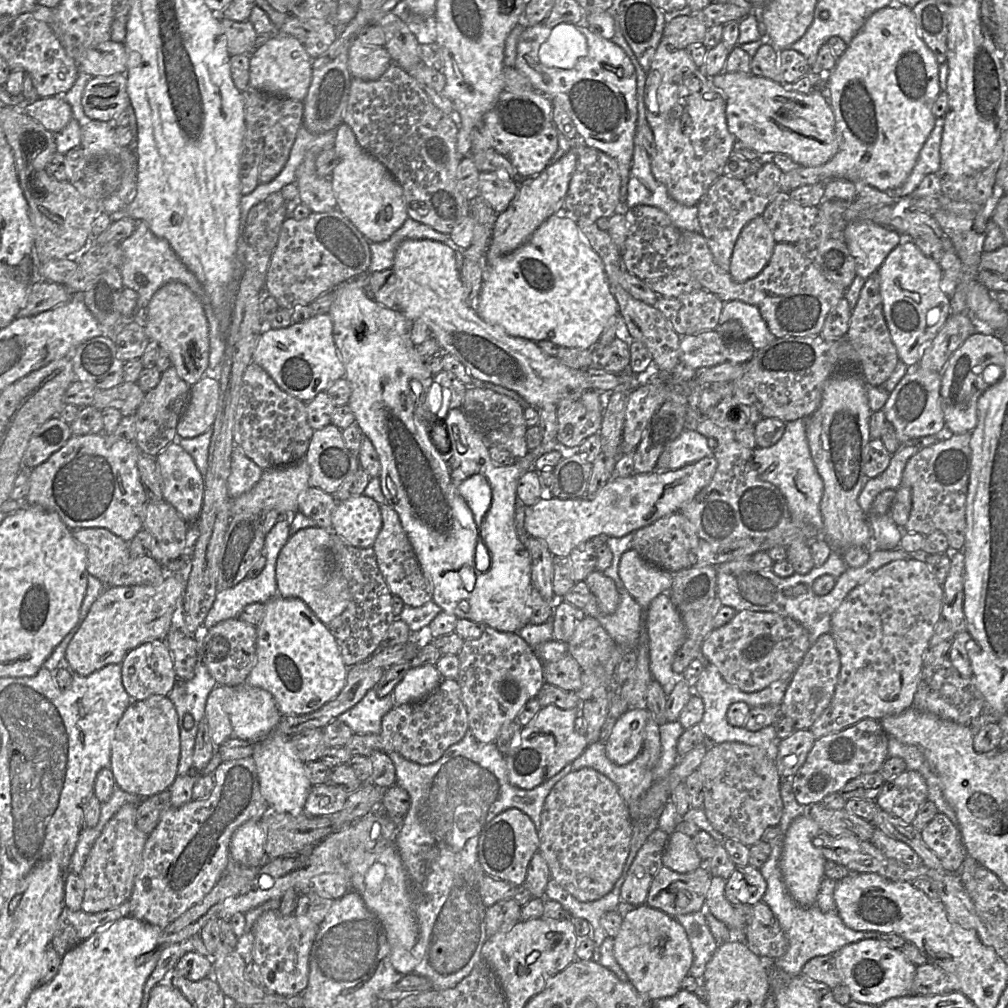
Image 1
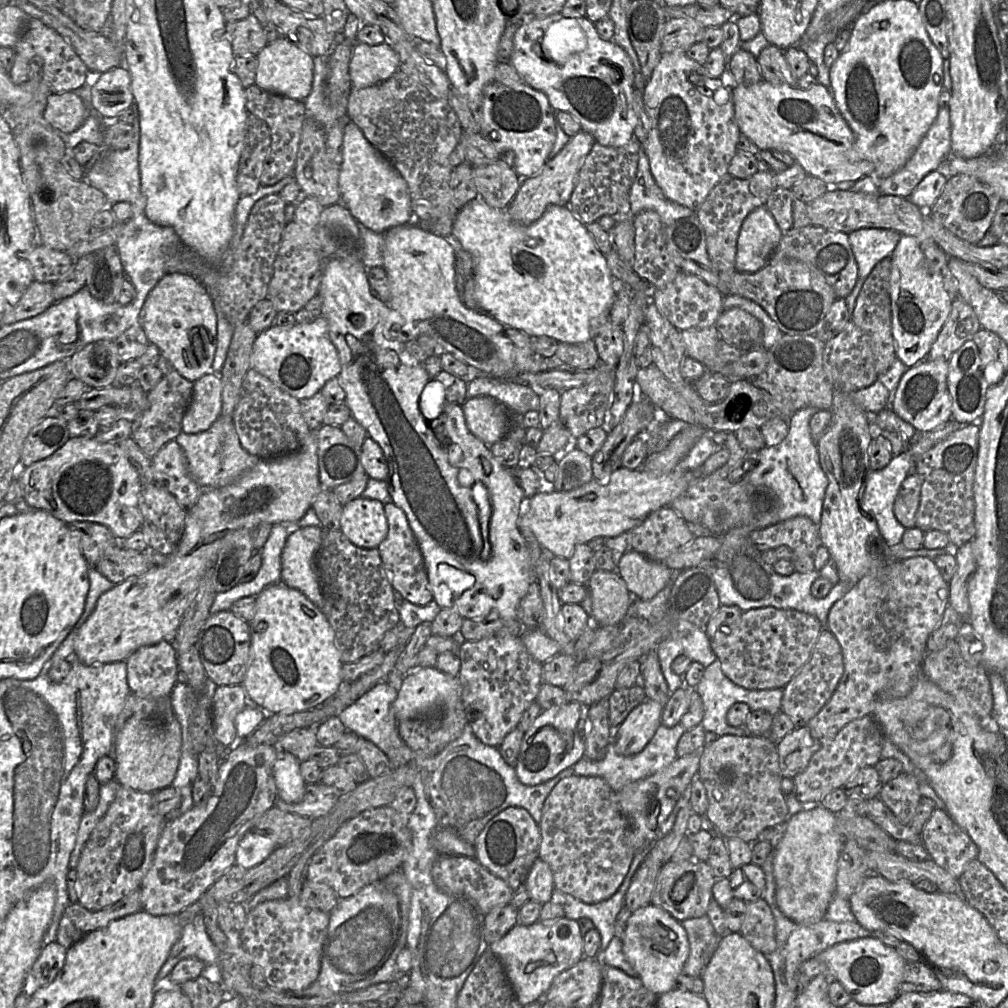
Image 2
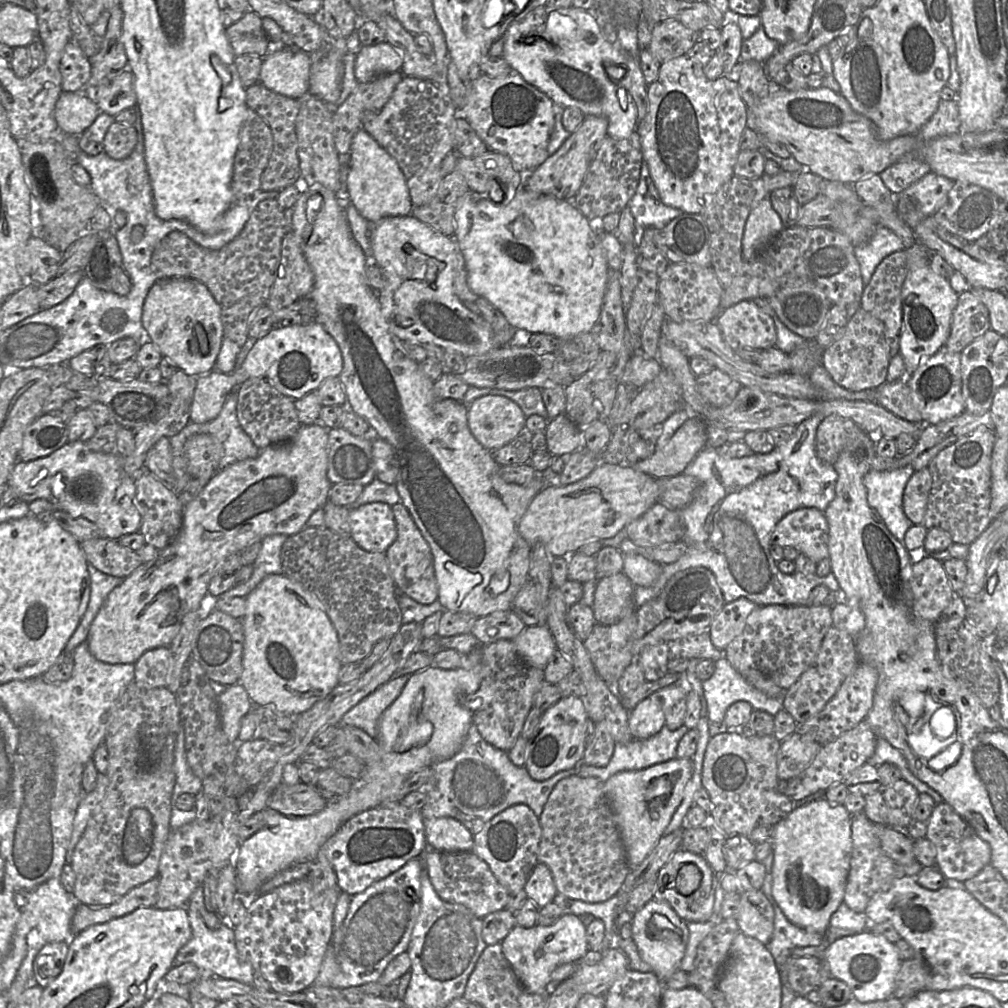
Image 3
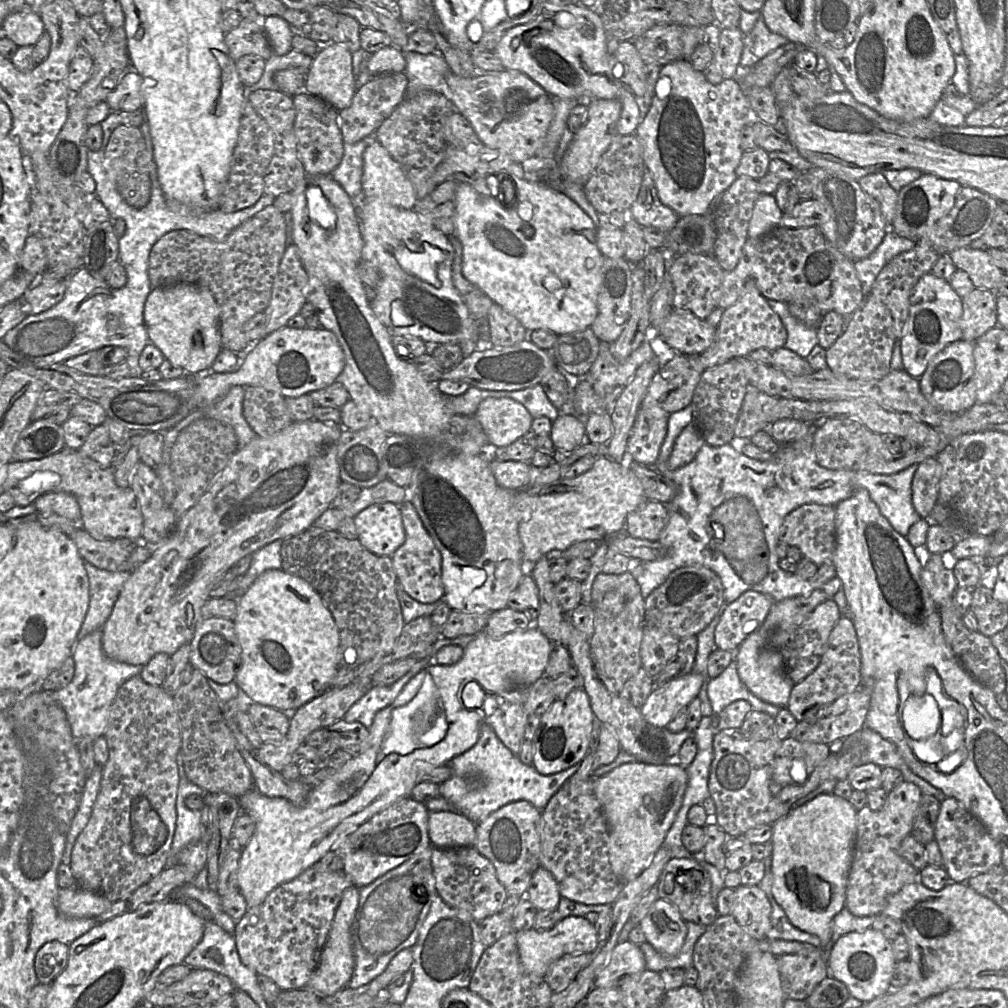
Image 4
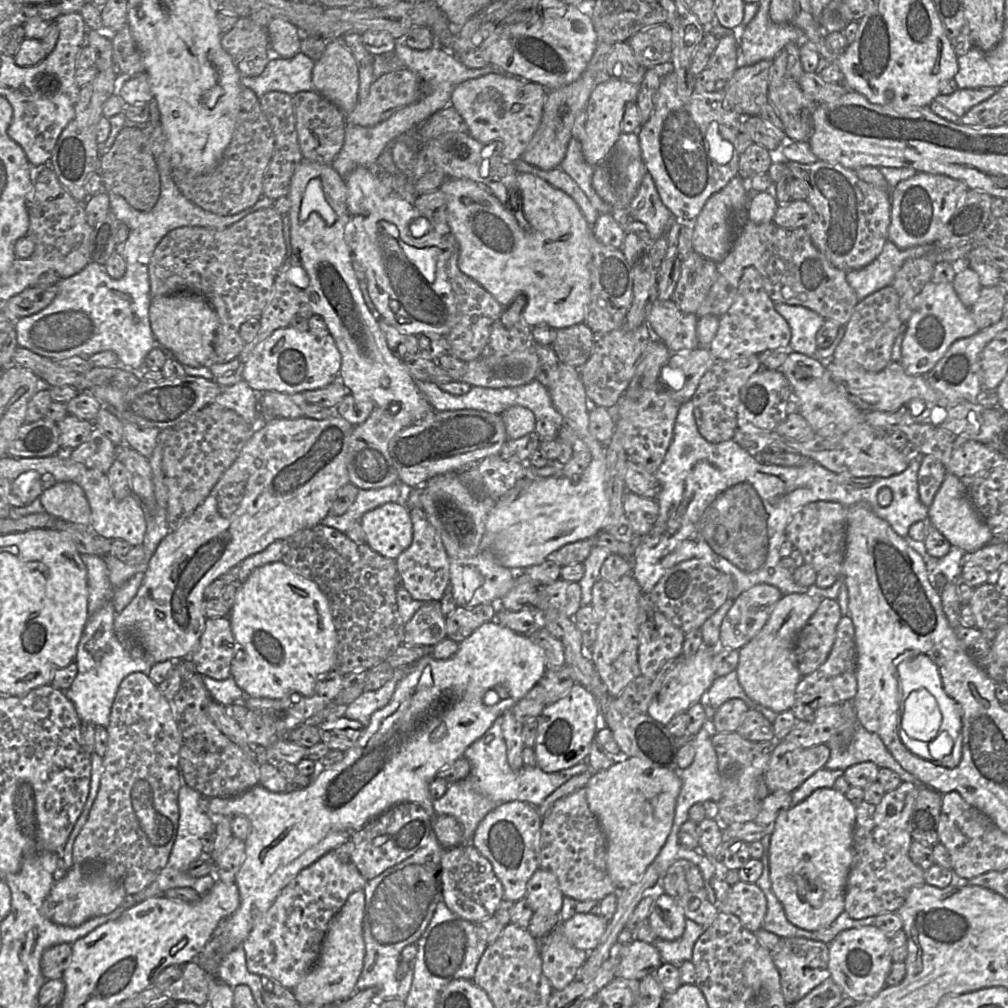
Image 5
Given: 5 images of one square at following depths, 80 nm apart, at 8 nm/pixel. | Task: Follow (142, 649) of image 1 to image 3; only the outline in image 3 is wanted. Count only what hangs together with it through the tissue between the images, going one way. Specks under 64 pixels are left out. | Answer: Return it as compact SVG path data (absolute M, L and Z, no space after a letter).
M169 646L147 650L134 663L134 681L145 688L166 688L170 663Z

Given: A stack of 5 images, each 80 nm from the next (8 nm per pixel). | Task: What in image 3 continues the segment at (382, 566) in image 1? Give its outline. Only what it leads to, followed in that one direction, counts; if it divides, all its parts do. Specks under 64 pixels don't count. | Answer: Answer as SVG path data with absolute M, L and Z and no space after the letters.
M400 502L392 506L397 526L397 538L385 552L390 571L397 587L421 604L431 604L438 599L438 584L434 558L428 542L423 537L409 510Z

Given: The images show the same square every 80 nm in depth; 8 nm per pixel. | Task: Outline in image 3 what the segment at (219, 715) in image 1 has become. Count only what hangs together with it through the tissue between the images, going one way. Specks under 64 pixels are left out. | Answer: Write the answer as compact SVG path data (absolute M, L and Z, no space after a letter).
M241 684L228 686L219 696L218 705L222 730L232 743L238 743L241 719L254 704Z

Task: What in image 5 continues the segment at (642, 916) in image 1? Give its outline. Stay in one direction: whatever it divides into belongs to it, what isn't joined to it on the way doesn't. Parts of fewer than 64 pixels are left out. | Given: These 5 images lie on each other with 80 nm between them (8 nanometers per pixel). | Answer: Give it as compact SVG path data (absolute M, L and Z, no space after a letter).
M656 892L647 923L660 939L673 941L683 934L686 917L671 896Z

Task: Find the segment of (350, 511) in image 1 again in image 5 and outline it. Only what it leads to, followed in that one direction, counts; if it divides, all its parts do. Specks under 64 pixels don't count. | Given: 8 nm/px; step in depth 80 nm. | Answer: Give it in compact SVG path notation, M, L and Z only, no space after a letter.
M404 501L388 502L370 510L362 516L360 523L366 544L387 558L396 560L412 543L413 523Z

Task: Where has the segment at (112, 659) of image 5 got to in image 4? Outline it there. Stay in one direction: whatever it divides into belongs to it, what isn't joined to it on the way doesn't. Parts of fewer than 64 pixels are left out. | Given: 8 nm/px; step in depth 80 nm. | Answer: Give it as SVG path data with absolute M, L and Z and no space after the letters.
M102 628L94 630L78 641L73 653L73 658L75 662L74 677L66 687L53 692L53 699L55 699L65 711L72 735L76 742L83 737L90 737L96 740L98 737L105 735L110 717L110 709L119 688L129 678L139 675L144 665L131 665L107 657L102 649Z

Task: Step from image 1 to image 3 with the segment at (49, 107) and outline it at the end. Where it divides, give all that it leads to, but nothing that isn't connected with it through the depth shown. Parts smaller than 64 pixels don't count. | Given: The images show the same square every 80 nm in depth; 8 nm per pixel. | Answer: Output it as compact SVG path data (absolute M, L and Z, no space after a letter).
M63 91L54 108L54 118L60 133L79 137L101 113L95 100L82 92Z

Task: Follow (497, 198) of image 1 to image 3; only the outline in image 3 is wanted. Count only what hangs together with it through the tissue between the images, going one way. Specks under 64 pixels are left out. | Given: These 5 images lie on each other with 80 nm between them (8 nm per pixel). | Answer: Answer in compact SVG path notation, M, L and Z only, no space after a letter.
M489 150L488 152L475 158L458 156L455 170L459 171L464 176L469 189L478 193L483 198L489 198L489 192L491 188L493 188L490 186L489 189L489 181L492 179L497 180L504 196L500 204L496 205L507 205L516 195L516 190L519 188L521 183L520 173L513 168L510 158L504 154L494 152L492 150Z

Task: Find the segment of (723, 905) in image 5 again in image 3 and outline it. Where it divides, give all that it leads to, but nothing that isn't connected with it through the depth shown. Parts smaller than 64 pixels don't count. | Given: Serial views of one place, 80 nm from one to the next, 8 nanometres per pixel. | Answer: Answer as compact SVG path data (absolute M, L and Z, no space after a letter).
M761 890L740 891L737 924L742 933L767 945L774 931L774 911Z

